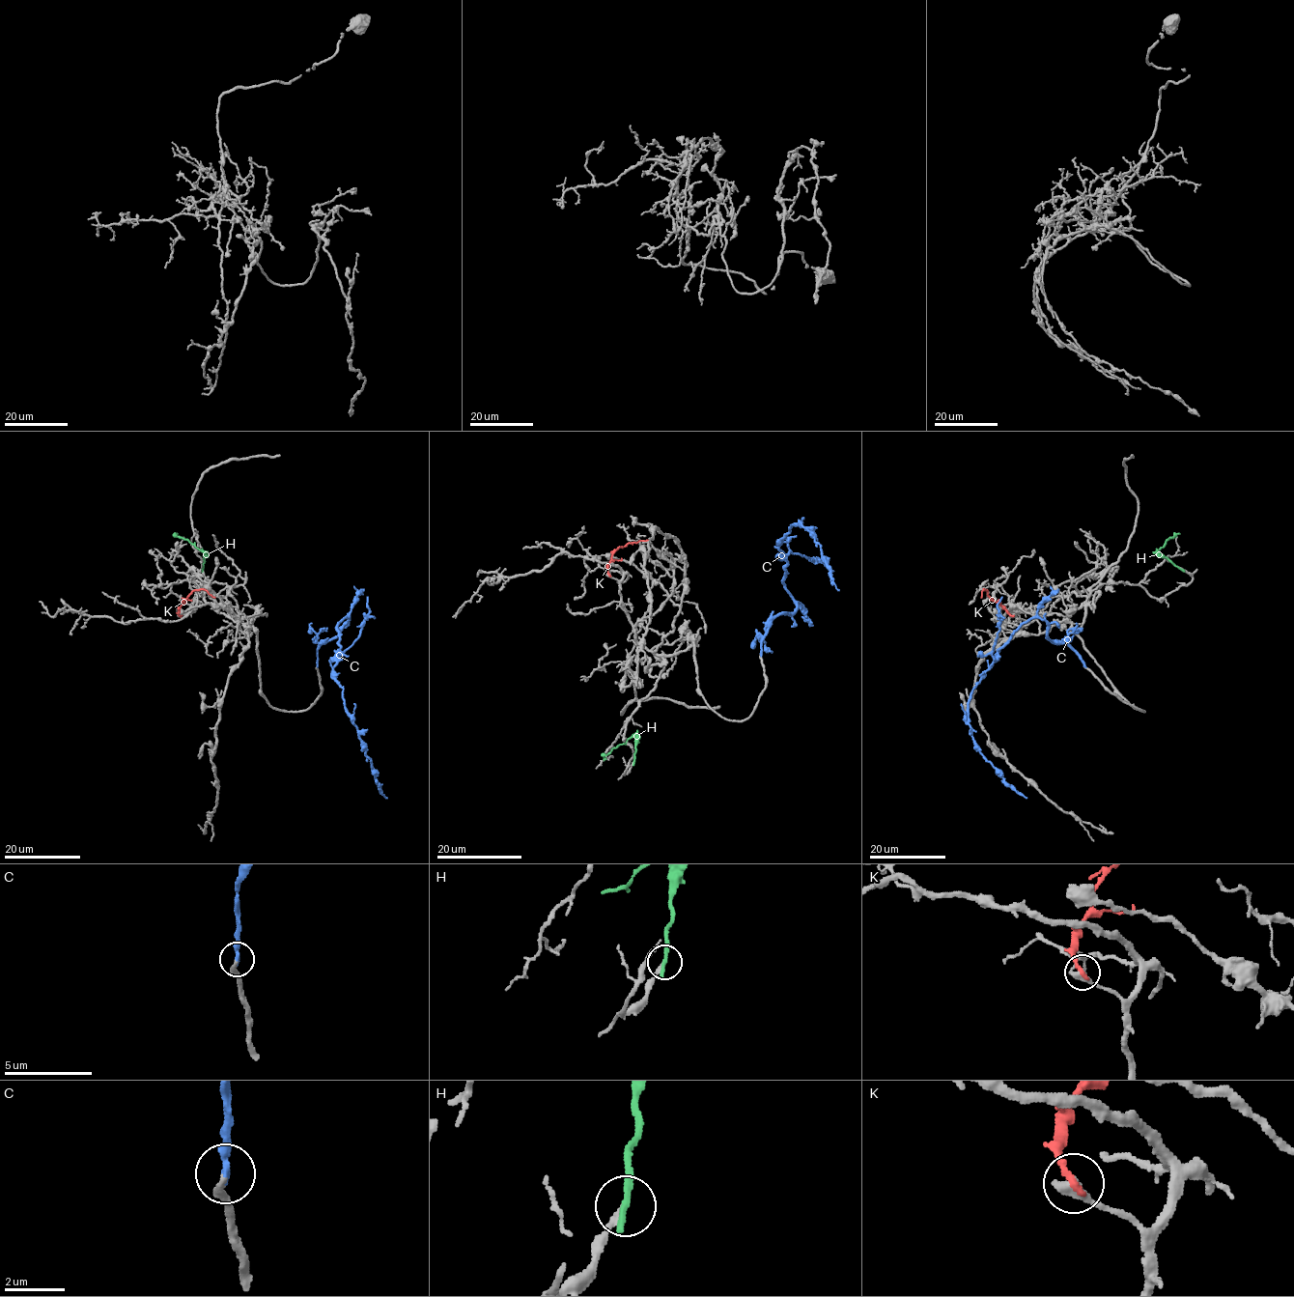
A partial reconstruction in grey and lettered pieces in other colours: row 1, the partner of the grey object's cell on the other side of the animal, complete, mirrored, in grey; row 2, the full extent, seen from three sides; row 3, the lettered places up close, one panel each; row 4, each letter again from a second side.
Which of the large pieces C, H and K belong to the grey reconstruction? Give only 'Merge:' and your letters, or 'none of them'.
Merge: C

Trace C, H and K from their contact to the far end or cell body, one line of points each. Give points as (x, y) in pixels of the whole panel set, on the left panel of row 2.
C: (317, 666), (321, 644), (335, 637), (348, 617), (339, 623), (333, 677), (387, 798)
H: (203, 569), (202, 551), (175, 533)
K: (180, 615), (179, 607), (193, 590), (205, 590), (215, 597)

